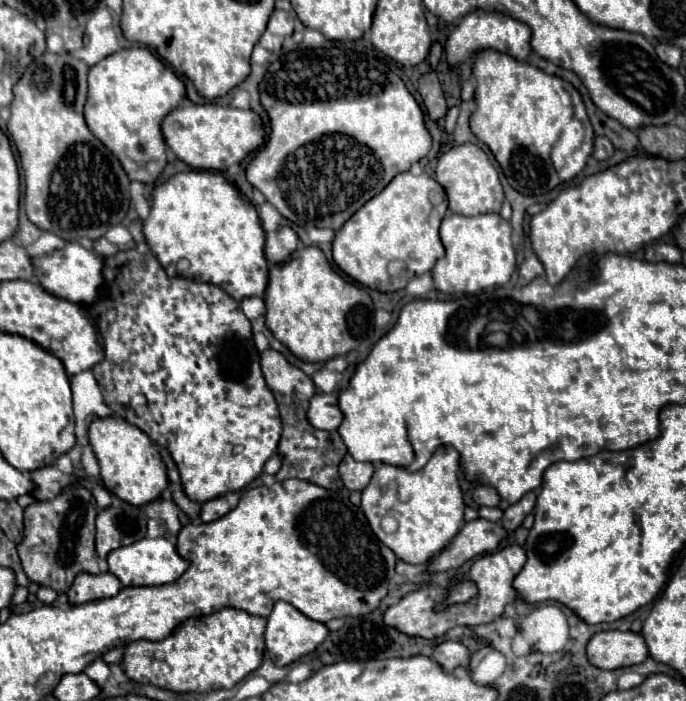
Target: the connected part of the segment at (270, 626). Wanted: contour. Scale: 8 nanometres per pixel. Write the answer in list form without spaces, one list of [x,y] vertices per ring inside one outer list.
[[[279,600],[269,618],[267,618],[267,630],[265,630],[265,646],[267,652],[271,654],[271,660],[275,666],[287,666],[291,662],[297,662],[299,658],[303,658],[305,654],[313,652],[325,638],[327,638],[329,630],[325,624],[307,618],[305,614],[301,614],[295,606],[291,606],[289,602]]]

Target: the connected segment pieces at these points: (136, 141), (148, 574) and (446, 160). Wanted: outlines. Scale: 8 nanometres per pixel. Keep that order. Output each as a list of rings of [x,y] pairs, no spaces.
[[[125,48],[89,68],[85,122],[89,130],[119,158],[131,180],[153,184],[167,164],[161,118],[185,100],[185,86],[149,48]]]
[[[143,538],[129,546],[121,546],[107,556],[109,572],[115,574],[123,586],[161,586],[175,582],[185,570],[187,562],[177,554],[175,546],[165,538]]]
[[[467,142],[467,144],[453,146],[439,158],[435,172],[437,172],[437,182],[445,188],[451,212],[461,216],[479,216],[479,214],[491,214],[501,210],[505,196],[497,170],[493,168],[487,154],[477,144]]]

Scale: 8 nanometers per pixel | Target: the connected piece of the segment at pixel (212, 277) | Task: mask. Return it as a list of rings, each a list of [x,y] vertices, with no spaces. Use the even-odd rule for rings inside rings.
[[[179,172],[163,184],[155,186],[151,194],[151,214],[143,220],[143,236],[169,276],[185,276],[199,282],[211,282],[223,288],[235,300],[243,300],[247,296],[261,298],[267,288],[267,260],[263,256],[265,232],[261,228],[257,210],[219,172]],[[179,262],[187,262],[187,268],[179,266]]]

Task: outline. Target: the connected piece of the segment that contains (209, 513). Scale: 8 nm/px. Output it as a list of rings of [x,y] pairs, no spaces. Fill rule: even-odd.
[[[225,496],[215,498],[215,500],[209,500],[209,502],[205,502],[205,504],[203,504],[201,520],[203,520],[203,522],[213,522],[213,520],[217,520],[217,518],[225,516],[229,510],[231,510],[231,508],[229,508],[229,502],[227,502],[227,498],[225,498]]]

